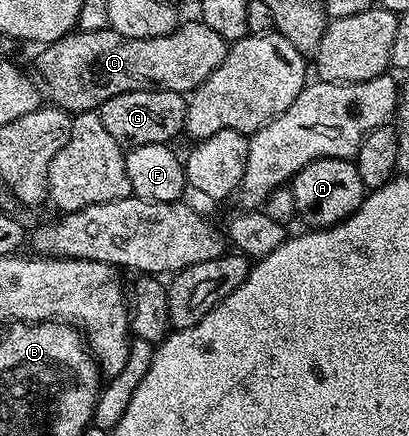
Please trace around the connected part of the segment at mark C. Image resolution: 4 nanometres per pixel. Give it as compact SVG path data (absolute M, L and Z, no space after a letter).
M200 20L179 25L168 36L155 38L129 38L109 28L78 28L60 40L43 45L34 58L33 73L50 102L75 115L97 111L104 100L112 100L112 96L124 92L167 90L189 95L224 64L227 49L227 42Z

